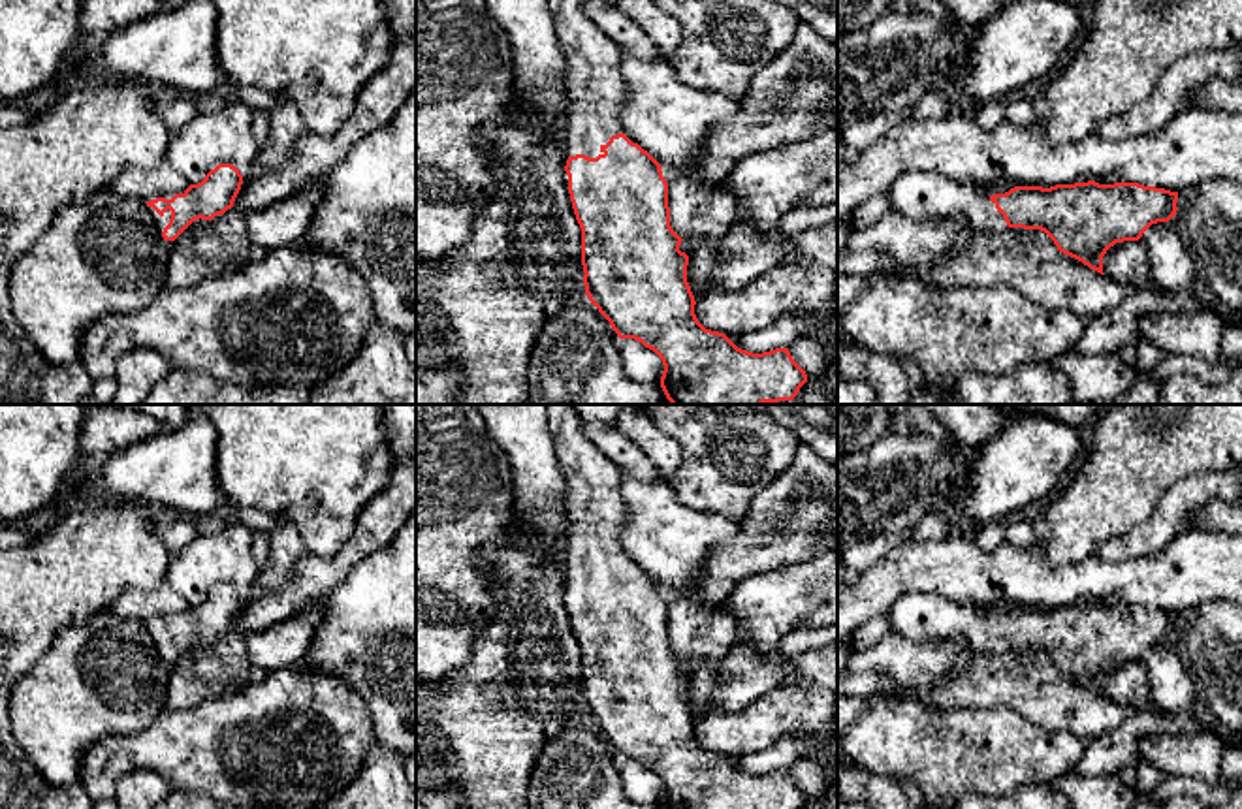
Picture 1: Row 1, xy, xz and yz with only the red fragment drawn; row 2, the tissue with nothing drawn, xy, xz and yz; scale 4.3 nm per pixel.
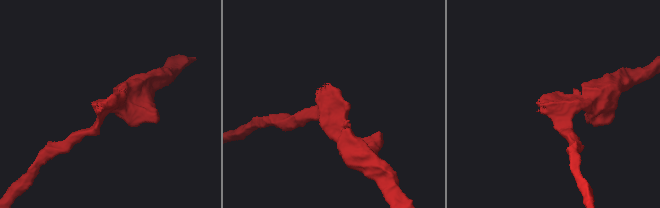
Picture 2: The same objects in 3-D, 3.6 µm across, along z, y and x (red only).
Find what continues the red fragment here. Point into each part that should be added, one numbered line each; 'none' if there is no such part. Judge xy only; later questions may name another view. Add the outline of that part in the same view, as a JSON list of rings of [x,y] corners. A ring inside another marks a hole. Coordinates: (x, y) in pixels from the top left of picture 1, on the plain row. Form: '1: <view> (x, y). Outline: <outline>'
1: xy (160, 644). Outline: [[[147,628],[147,630],[149,630],[149,634],[151,634],[154,645],[156,645],[160,657],[162,657],[164,649],[169,645],[171,632],[167,630],[167,632],[160,638],[152,628]]]

